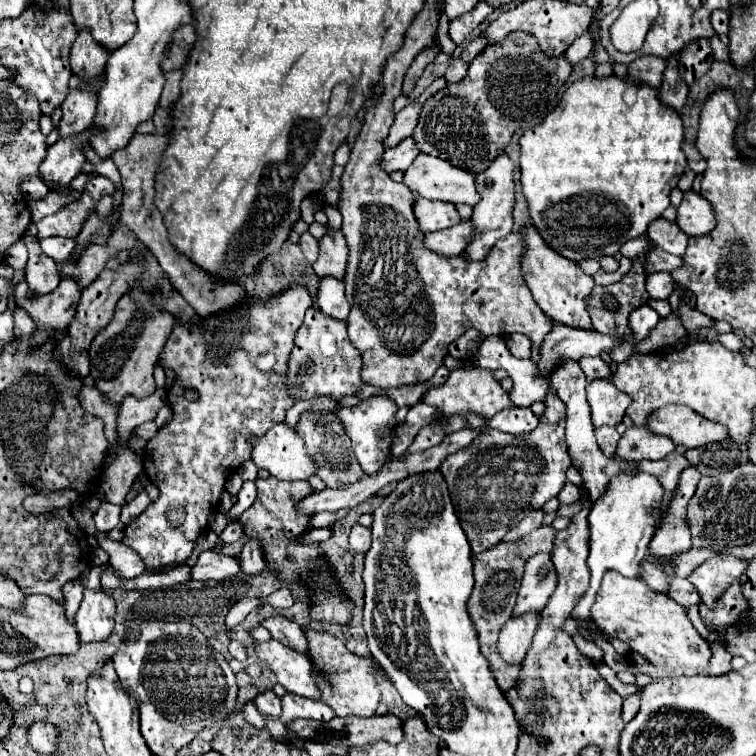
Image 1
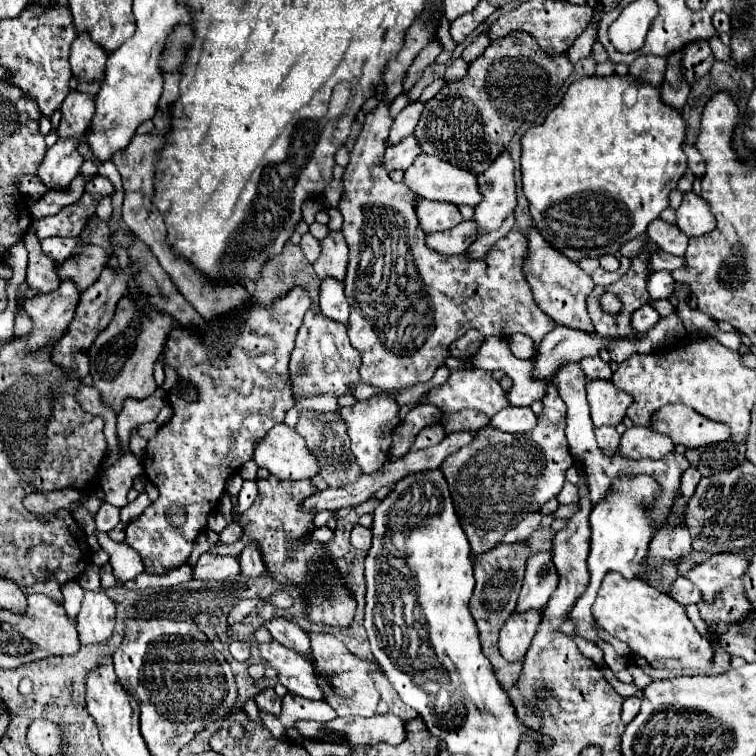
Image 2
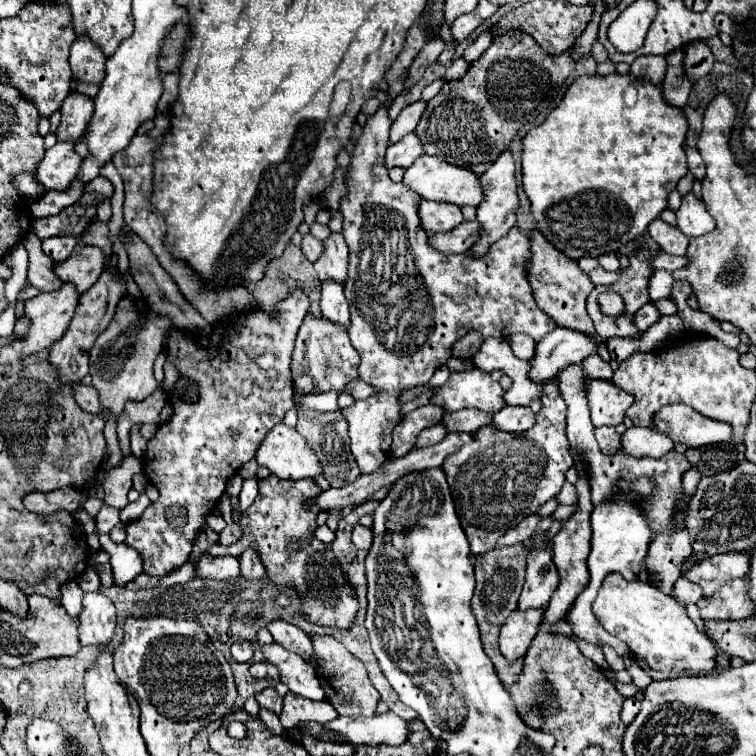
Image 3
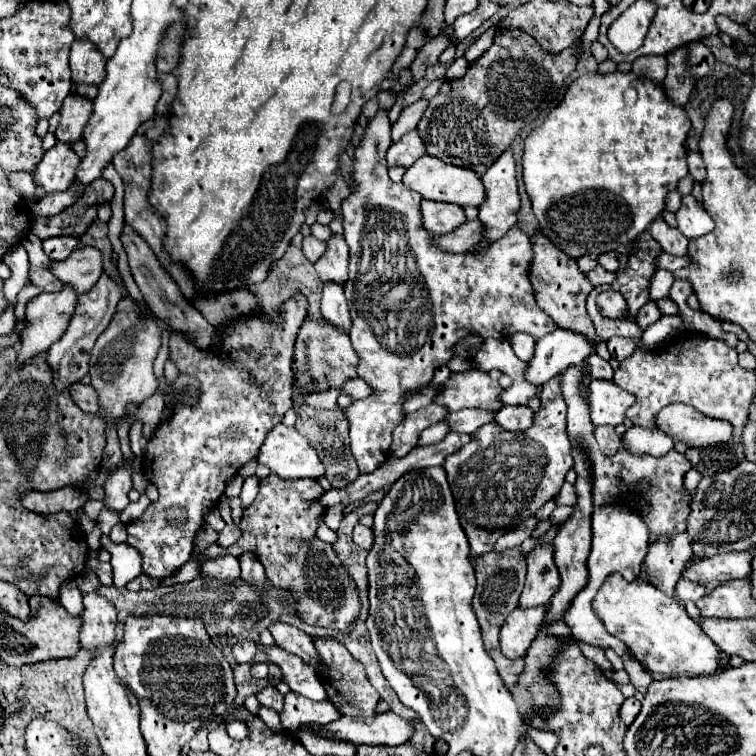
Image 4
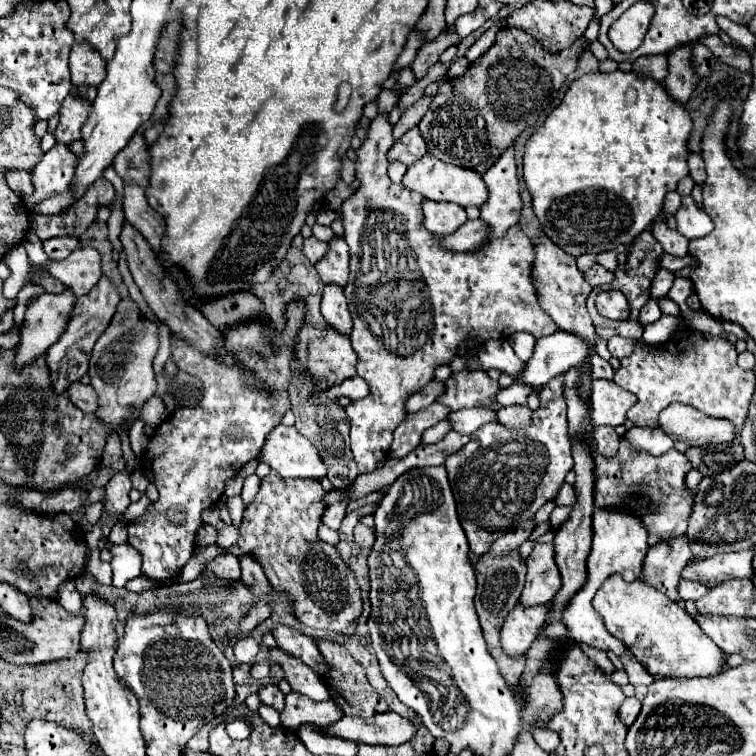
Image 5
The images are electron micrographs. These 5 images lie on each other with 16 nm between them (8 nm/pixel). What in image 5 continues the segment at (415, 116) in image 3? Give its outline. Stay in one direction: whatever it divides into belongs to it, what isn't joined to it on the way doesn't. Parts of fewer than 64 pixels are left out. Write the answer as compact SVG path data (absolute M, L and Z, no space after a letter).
M422 96L414 106L410 106L410 108L400 116L398 124L394 126L394 136L396 136L396 140L398 140L404 132L408 132L408 128L414 128L414 126L422 120L422 116L424 116L424 112L428 110L430 102L432 102L430 96Z

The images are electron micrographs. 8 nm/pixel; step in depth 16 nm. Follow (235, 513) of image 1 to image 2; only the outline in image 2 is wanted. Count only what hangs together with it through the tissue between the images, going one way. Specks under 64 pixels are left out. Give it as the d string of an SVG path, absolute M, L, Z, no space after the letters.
M246 480L244 486L242 486L242 490L240 490L240 494L238 494L238 508L236 508L234 512L236 512L236 514L242 514L242 512L254 502L256 494L258 494L256 480Z

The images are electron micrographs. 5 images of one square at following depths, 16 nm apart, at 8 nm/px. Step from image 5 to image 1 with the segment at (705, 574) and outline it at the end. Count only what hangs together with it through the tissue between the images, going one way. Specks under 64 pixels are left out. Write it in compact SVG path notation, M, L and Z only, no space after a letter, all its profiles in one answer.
M716 554L710 560L706 560L704 564L700 564L690 576L688 580L700 590L702 602L712 606L720 592L724 592L724 588L740 578L744 574L744 570L748 568L748 562L738 558L738 556L730 556L730 554Z

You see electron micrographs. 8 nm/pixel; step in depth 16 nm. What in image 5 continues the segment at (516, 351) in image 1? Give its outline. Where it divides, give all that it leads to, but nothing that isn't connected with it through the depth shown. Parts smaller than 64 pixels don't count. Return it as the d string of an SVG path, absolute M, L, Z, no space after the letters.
M516 334L512 336L512 348L516 352L516 356L520 360L528 360L528 356L532 356L534 352L534 344L536 344L536 338L532 334Z

